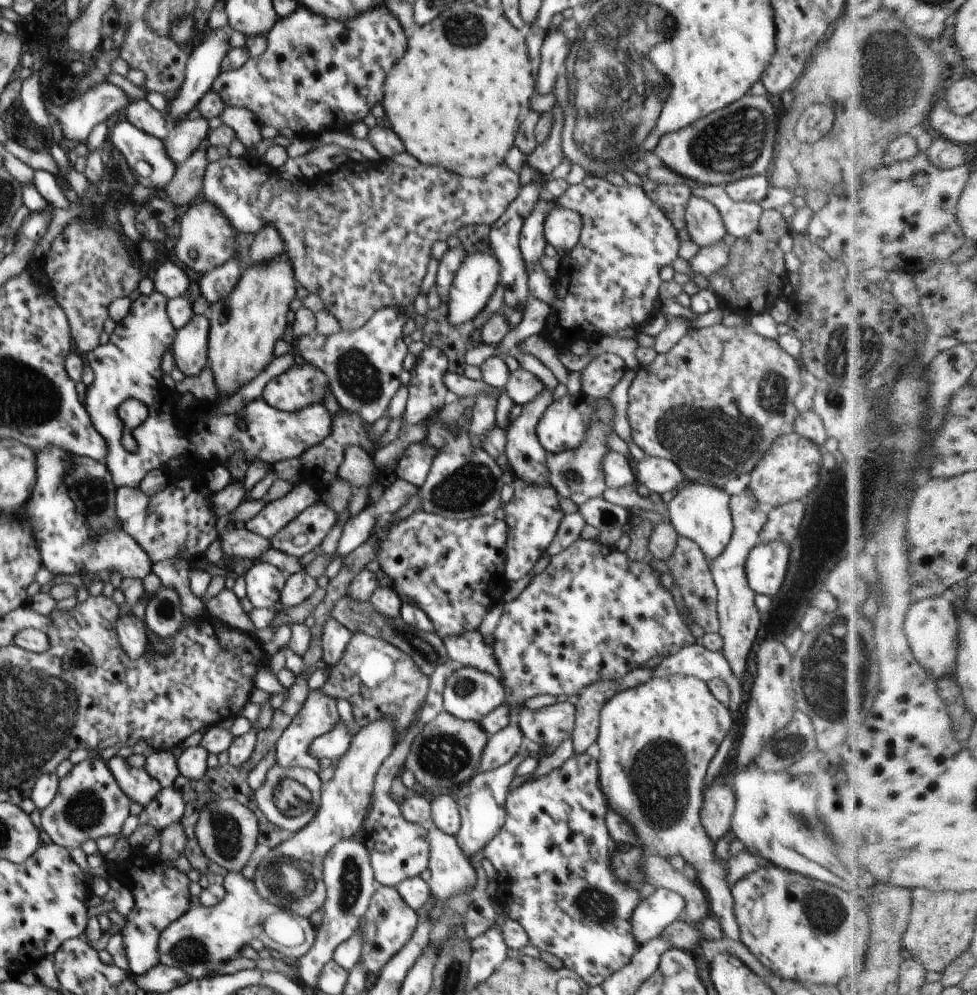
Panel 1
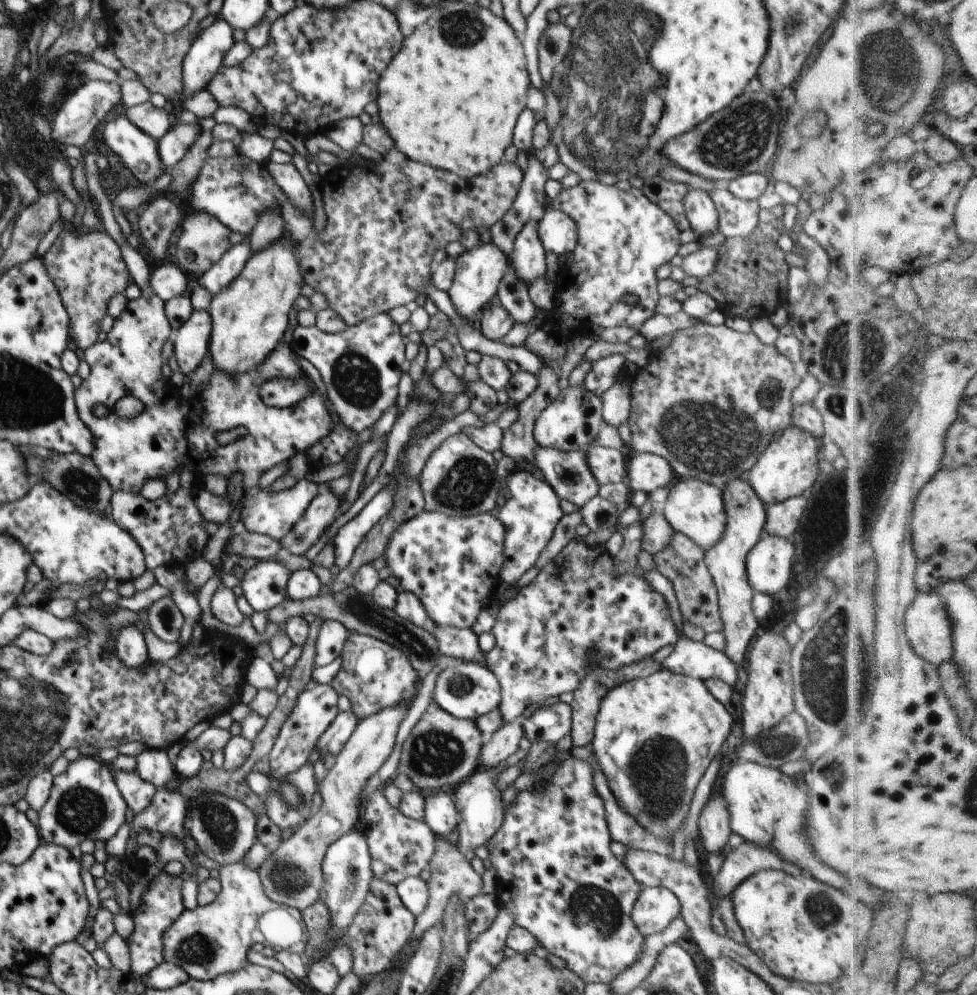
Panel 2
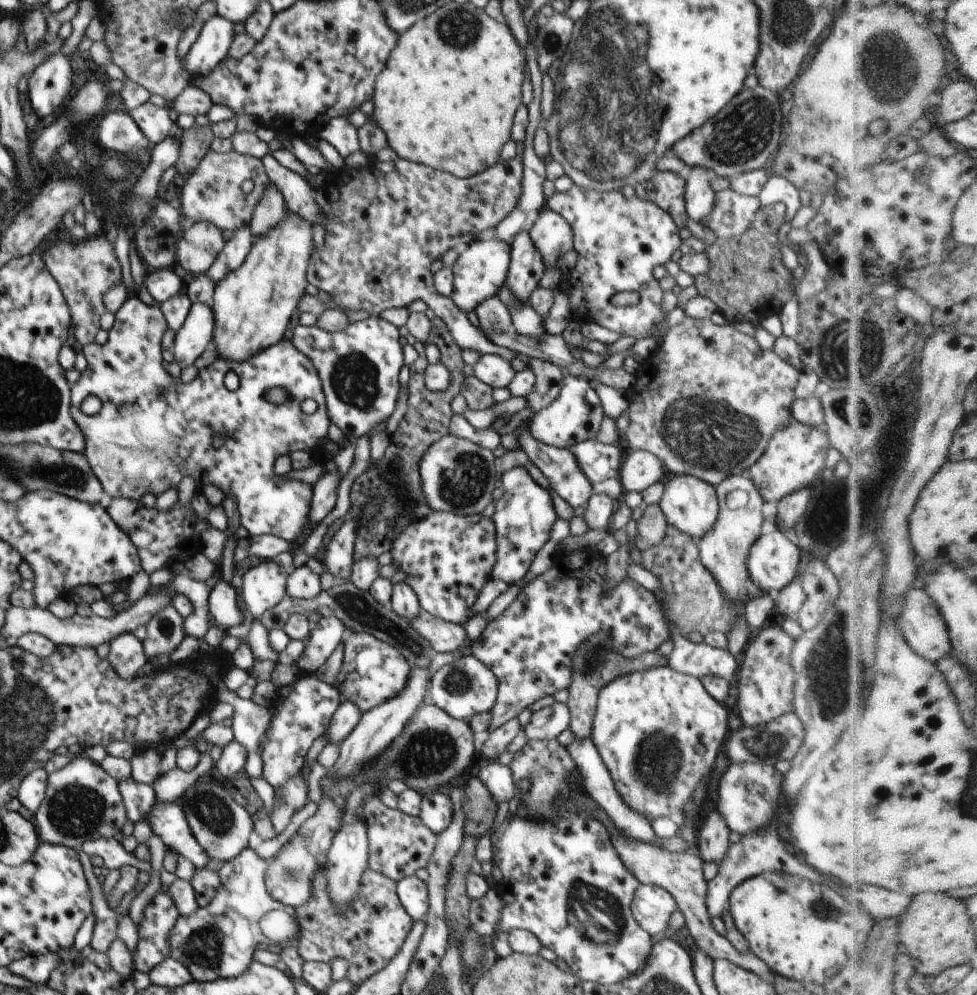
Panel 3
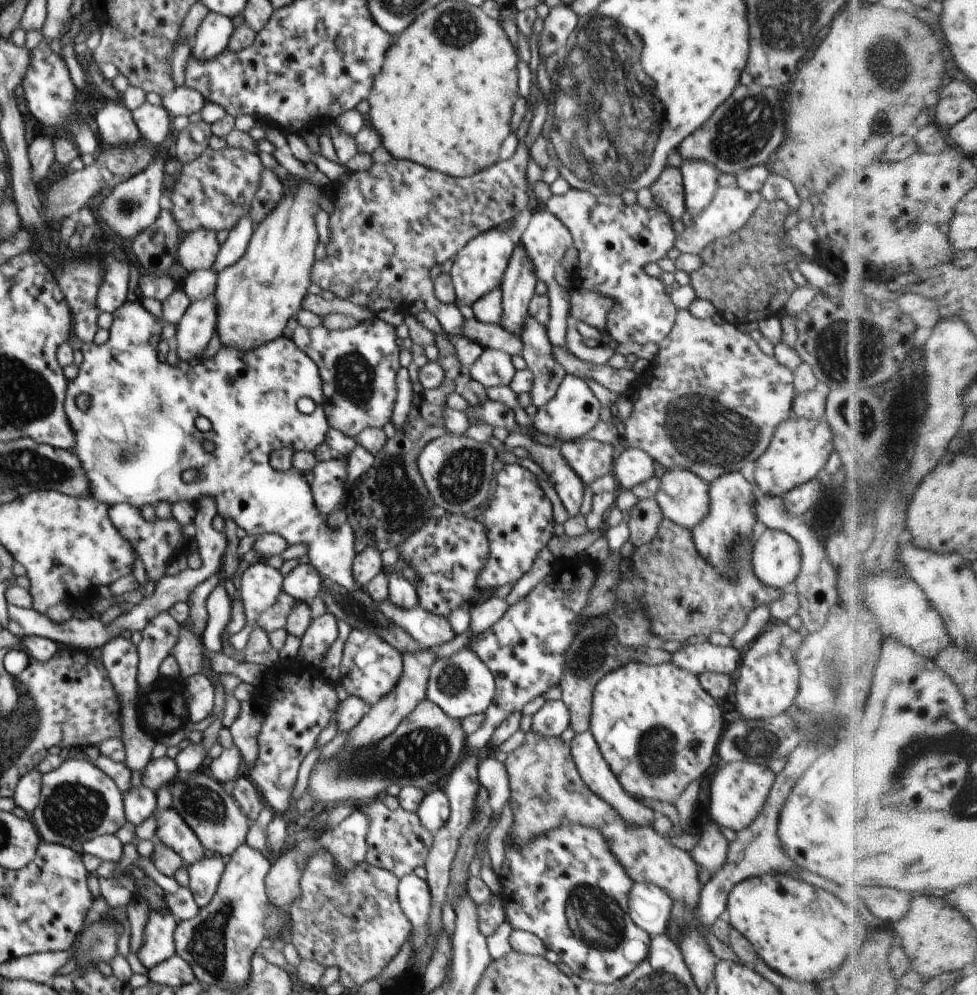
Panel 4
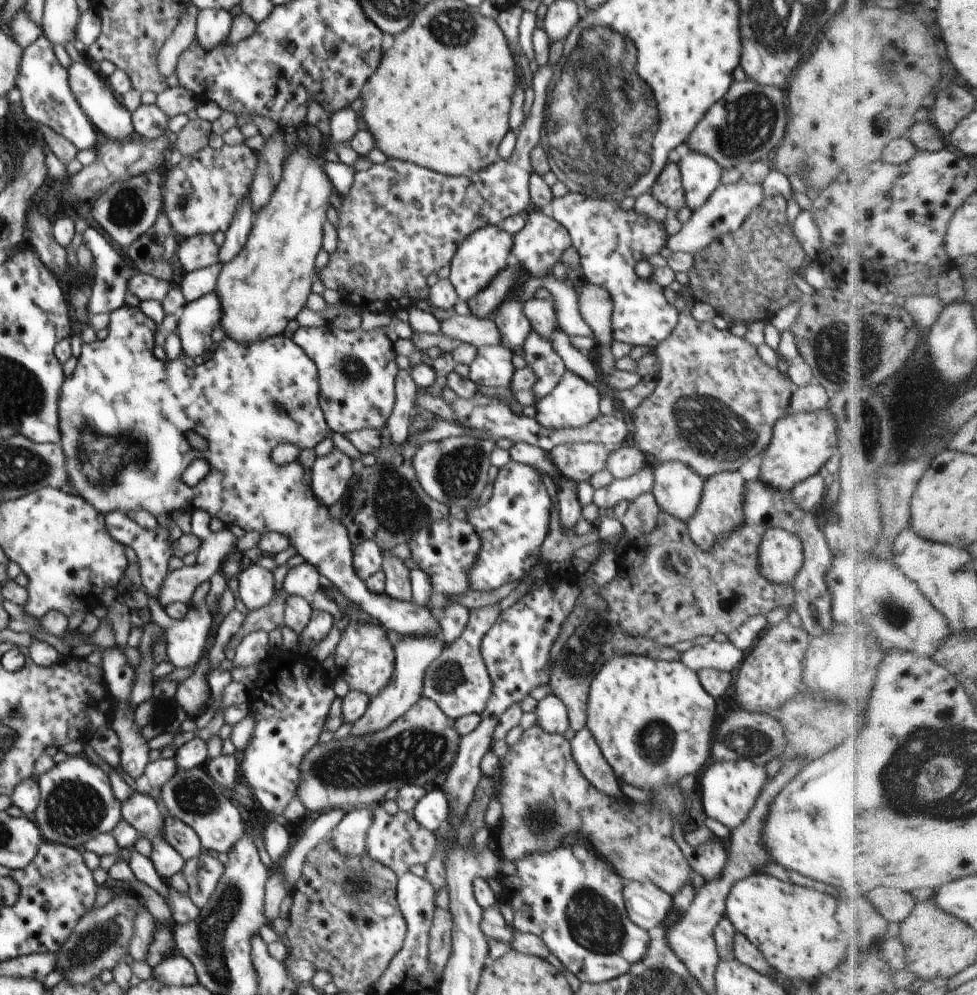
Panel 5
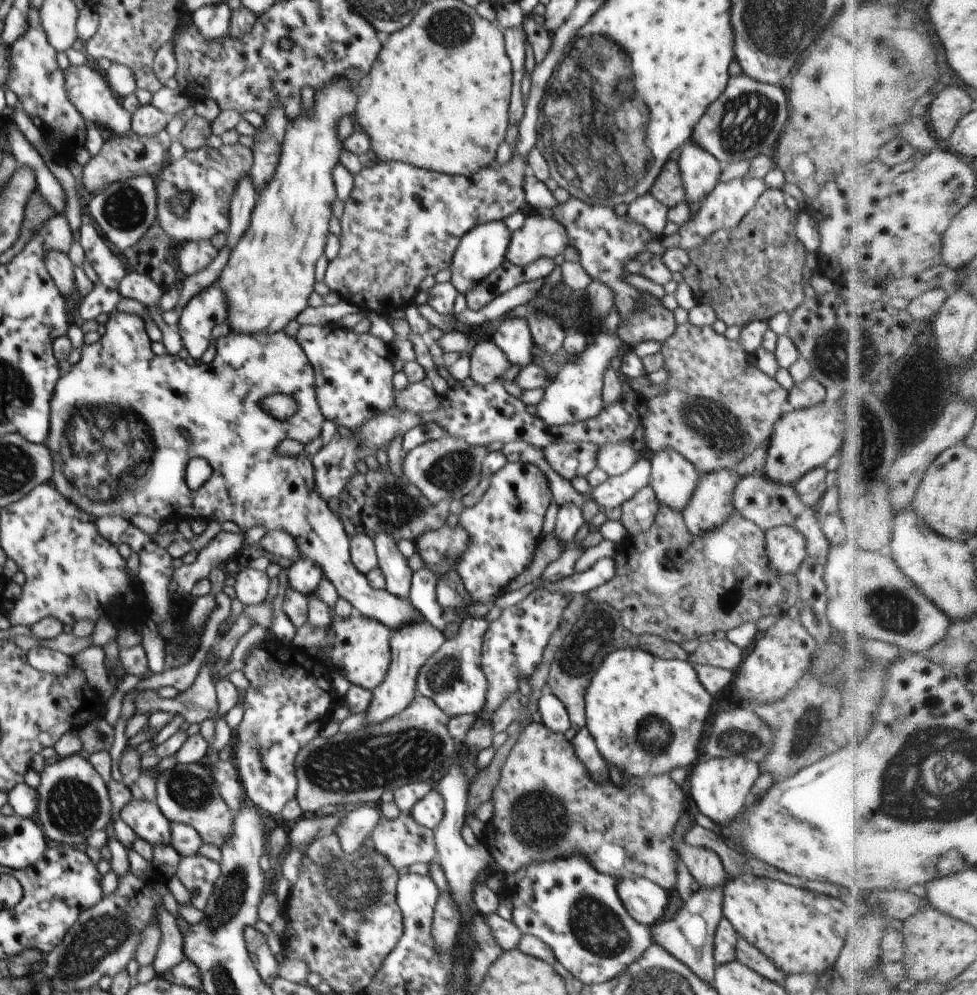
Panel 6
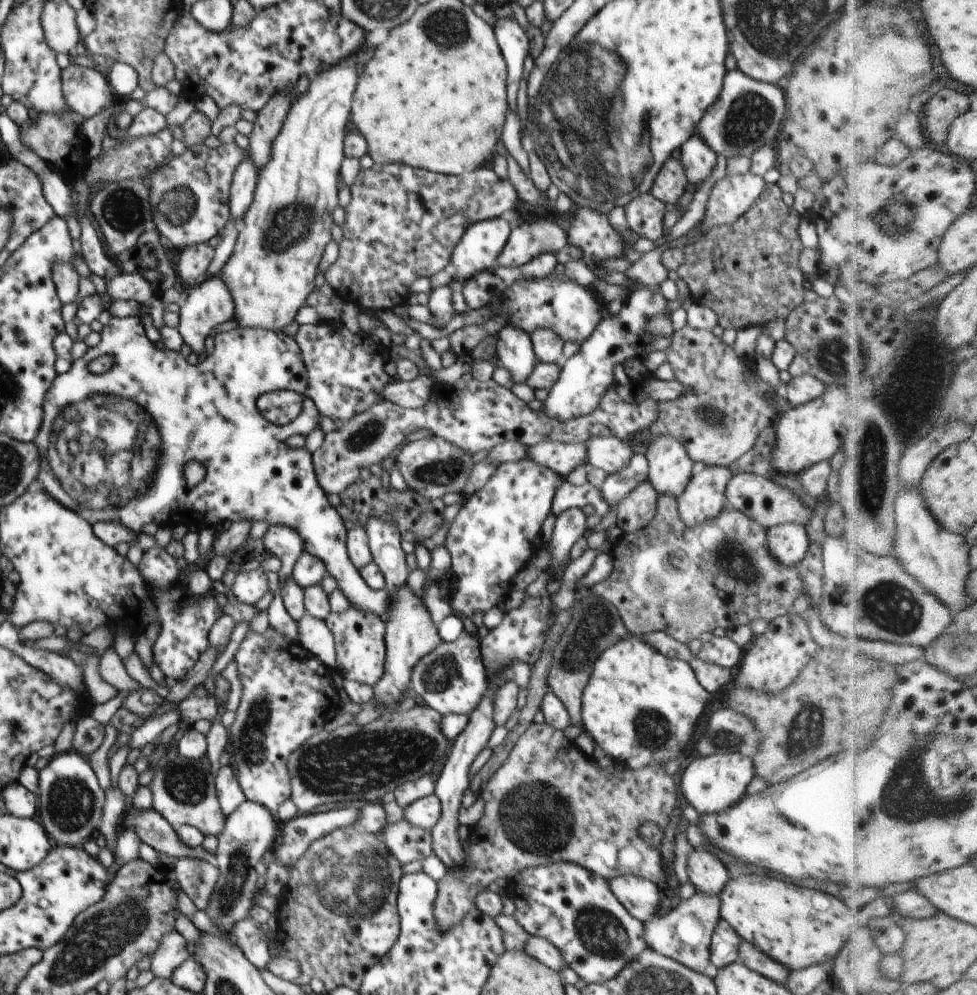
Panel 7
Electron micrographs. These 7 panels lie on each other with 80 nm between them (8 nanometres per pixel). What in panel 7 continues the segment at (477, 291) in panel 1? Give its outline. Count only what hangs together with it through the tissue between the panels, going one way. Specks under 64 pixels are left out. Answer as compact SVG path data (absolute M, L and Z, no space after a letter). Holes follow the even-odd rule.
M500 217L468 226L452 254L452 275L462 282L482 270L497 267L496 260L510 234L510 224Z

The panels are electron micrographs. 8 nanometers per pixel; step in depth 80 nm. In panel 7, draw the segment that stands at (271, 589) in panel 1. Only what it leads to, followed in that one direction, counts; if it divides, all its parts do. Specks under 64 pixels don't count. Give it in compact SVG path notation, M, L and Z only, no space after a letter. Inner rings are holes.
M262 569L239 572L232 586L232 593L239 603L254 605L269 591L267 572Z

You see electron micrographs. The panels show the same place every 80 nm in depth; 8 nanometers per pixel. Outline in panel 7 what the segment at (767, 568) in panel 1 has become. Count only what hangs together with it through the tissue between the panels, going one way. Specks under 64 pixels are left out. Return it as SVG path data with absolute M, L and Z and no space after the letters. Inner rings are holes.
M780 524L767 529L769 552L785 566L797 566L808 553L811 534L802 524Z

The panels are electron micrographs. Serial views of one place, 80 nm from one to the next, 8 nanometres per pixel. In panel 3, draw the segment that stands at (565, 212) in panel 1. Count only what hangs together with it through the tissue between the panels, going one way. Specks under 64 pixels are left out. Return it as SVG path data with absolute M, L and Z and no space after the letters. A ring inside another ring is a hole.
M549 208L540 210L539 217L529 230L529 235L544 257L545 269L550 264L560 264L562 254L574 249L570 223Z

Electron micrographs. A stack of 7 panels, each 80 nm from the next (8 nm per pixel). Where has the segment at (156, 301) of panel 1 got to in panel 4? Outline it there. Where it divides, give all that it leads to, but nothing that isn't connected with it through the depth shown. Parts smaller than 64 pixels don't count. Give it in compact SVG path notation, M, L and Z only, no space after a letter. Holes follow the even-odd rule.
M124 301L124 304L113 312L113 323L109 328L109 338L101 345L96 345L93 341L91 343L84 342L81 347L84 360L79 366L79 372L76 378L68 383L64 408L67 414L69 423L75 432L75 445L72 448L72 452L76 453L78 459L81 460L81 465L84 467L85 476L91 484L90 492L91 496L100 498L104 502L108 503L106 506L115 505L116 503L128 503L138 507L140 509L144 504L152 504L155 506L157 502L161 500L168 500L171 504L180 500L188 500L193 505L198 506L198 502L202 496L213 496L217 504L217 514L223 519L232 518L238 527L243 528L247 534L259 537L264 533L274 533L280 535L289 545L292 544L307 544L308 556L310 557L310 564L316 568L316 570L326 578L330 578L334 582L341 584L347 589L358 589L355 584L355 578L353 577L353 560L356 556L355 552L355 536L352 527L346 522L341 528L330 531L326 517L316 510L313 494L311 491L311 484L306 481L304 475L297 471L294 467L287 471L277 471L272 468L270 457L274 451L291 448L294 451L314 451L316 446L320 446L325 442L327 432L331 429L328 424L324 412L324 393L322 388L321 376L319 375L319 368L316 363L307 355L304 351L301 351L296 343L287 337L280 337L272 342L264 343L262 346L256 347L254 350L248 352L240 352L230 347L221 347L218 353L209 358L208 360L201 362L199 365L193 366L188 374L184 374L182 370L177 367L169 365L167 362L161 362L158 359L158 344L162 339L162 328L164 328L166 322L164 317L156 317L152 315L141 303L141 301ZM80 394L88 394L92 398L90 408L86 411L80 410L76 407L76 396ZM307 396L316 403L316 409L312 414L303 414L298 411L296 402L300 398ZM198 416L206 416L210 420L211 424L214 424L214 454L212 452L206 452L202 447L204 440L212 440L212 429L207 432L200 431L194 420ZM186 448L188 448L188 458L190 458L190 452L196 452L195 461L182 460L186 458ZM190 470L197 470L197 477L195 482L184 482L182 475Z

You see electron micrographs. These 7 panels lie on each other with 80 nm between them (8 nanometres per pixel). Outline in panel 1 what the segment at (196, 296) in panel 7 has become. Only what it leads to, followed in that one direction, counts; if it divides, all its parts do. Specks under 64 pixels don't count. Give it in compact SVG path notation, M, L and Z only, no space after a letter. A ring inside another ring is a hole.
M194 314L184 328L177 330L171 350L176 366L184 375L198 376L206 366L210 320Z

